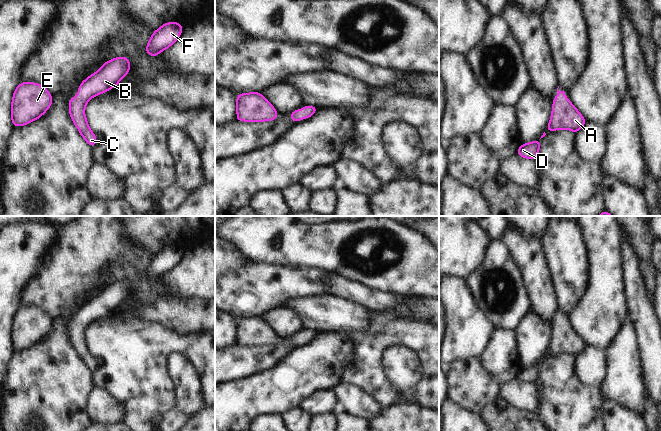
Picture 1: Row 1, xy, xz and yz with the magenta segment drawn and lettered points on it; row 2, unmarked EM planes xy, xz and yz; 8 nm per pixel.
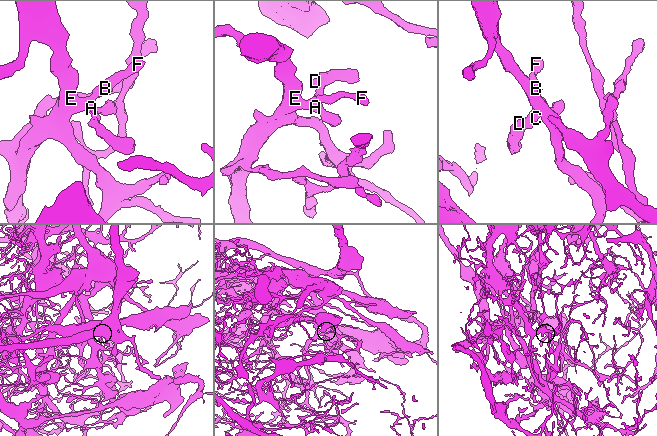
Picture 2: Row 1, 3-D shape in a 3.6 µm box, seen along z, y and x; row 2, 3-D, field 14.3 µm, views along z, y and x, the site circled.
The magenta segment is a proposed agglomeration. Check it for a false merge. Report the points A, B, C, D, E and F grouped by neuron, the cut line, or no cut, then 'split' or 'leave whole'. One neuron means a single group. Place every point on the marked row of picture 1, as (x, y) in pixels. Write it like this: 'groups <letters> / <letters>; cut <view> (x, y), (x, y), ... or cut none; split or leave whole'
groups A B C D E F; cut none; leave whole

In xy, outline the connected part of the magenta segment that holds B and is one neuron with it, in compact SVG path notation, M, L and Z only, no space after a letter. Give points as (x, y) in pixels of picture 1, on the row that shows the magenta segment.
M117 57L107 61L97 72L87 77L79 85L78 96L70 98L68 105L70 117L91 148L95 145L97 137L88 126L84 113L85 106L94 96L116 87L119 81L128 74L129 70L130 61L126 57Z

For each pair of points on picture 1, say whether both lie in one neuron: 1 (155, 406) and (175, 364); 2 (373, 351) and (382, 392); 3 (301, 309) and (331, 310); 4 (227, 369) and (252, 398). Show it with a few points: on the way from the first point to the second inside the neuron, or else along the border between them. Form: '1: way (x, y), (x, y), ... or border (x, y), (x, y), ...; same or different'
1: border (172, 353), (167, 360), (167, 371), (175, 398); different
2: way (373, 361), (373, 380), (375, 382); same
3: way (308, 309), (324, 310); same
4: border (258, 372), (225, 382); different

